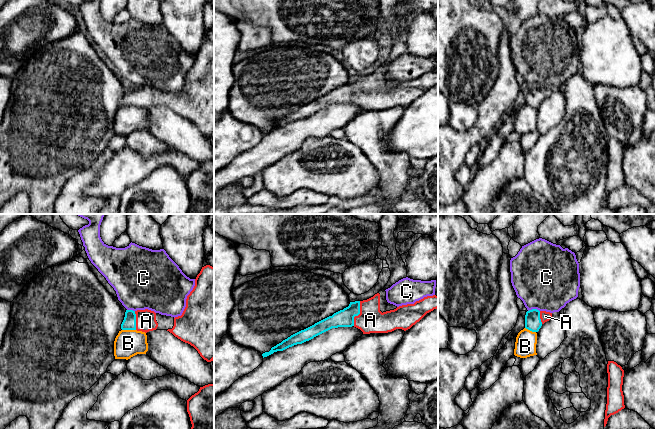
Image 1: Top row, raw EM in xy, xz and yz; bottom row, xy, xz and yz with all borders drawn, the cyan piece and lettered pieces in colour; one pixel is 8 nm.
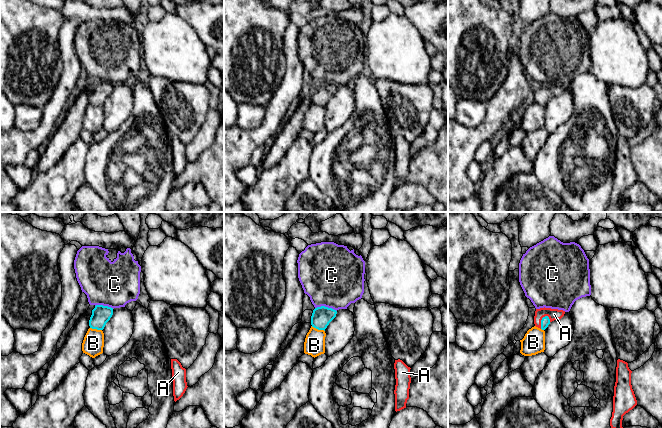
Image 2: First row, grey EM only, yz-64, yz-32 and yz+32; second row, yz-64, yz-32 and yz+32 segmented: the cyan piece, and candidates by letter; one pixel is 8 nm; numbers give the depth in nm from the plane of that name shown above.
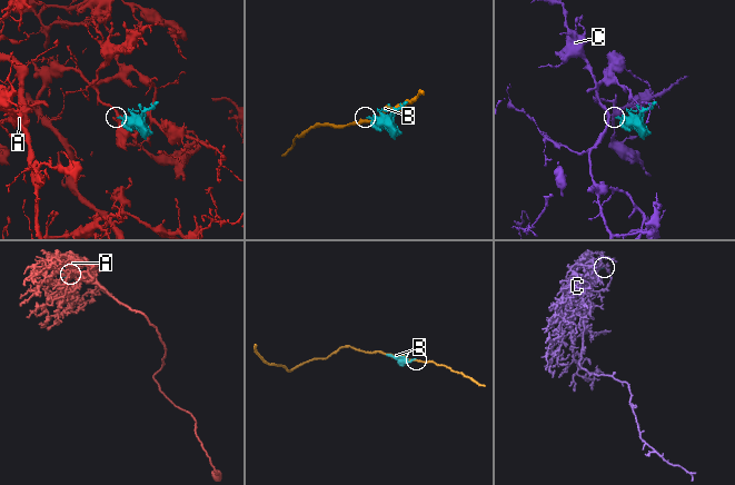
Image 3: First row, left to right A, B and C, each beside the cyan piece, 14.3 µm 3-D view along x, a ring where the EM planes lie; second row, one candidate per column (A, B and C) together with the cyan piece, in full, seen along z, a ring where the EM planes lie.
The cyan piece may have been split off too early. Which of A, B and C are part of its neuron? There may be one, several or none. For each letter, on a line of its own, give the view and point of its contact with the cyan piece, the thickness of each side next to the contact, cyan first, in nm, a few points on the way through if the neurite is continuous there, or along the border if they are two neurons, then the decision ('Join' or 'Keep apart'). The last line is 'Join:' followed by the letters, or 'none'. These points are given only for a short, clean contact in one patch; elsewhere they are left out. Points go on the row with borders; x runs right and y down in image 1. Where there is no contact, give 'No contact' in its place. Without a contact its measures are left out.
A: Touches cyan at xz (358, 314). Thickness 140 nm (cyan) against 200 nm. Path across: xz (344, 318), (358, 314), (365, 315), (370, 320). Join
B: Touches cyan at xy (129, 329). Thickness 110 nm (cyan) against 220 nm. Keep apart
C: Touches cyan at yz (533, 309). Thickness 130 nm (cyan) against 480 nm. Boundary: yz (539, 310), (532, 309), (528, 311). Keep apart
Join: A

